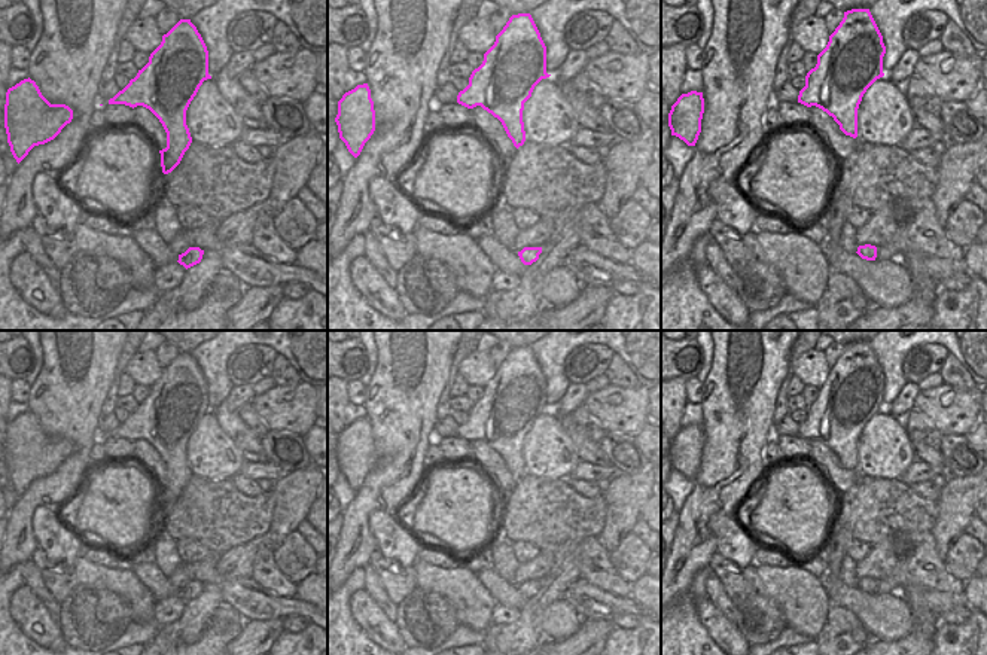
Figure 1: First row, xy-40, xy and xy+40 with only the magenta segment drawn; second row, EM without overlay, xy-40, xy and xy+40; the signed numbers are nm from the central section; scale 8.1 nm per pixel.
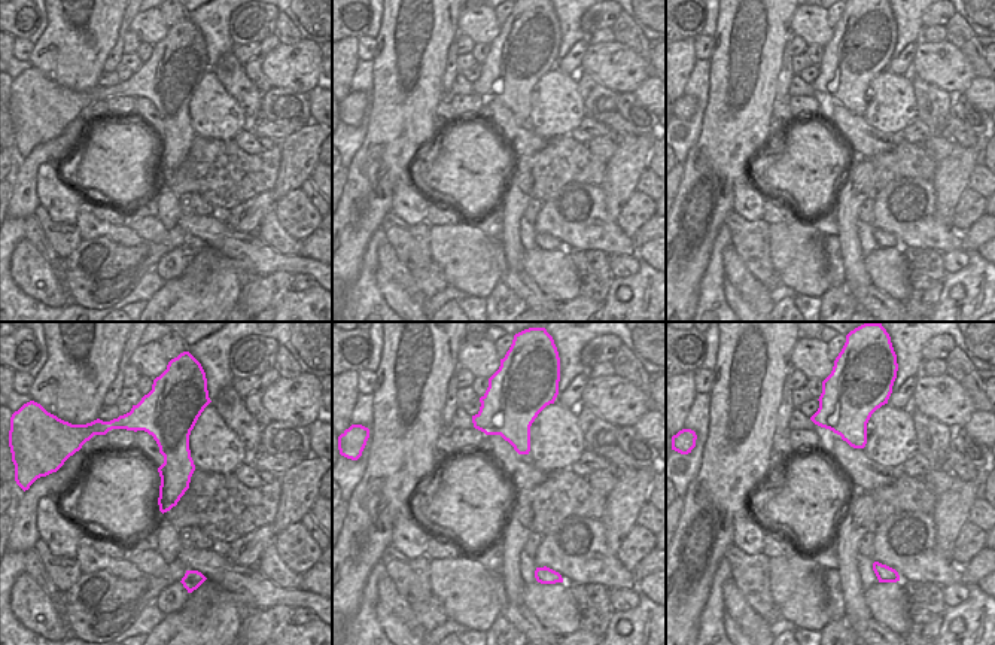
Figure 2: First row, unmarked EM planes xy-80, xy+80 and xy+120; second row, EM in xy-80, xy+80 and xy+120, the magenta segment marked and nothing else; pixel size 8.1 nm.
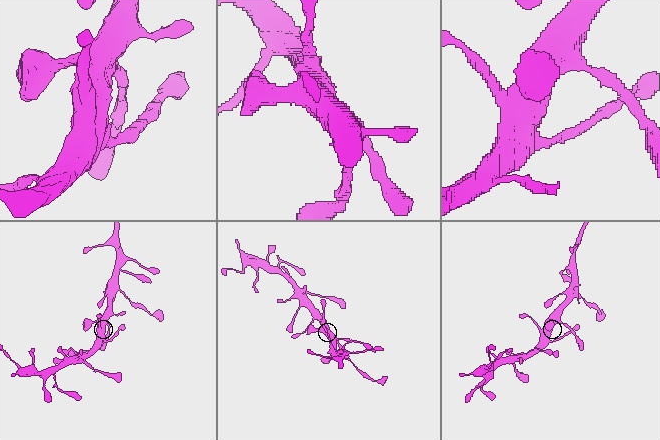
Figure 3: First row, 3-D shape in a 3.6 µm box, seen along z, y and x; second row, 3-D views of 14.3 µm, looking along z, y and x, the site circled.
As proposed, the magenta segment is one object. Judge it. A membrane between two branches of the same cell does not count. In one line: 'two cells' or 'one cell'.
two cells

